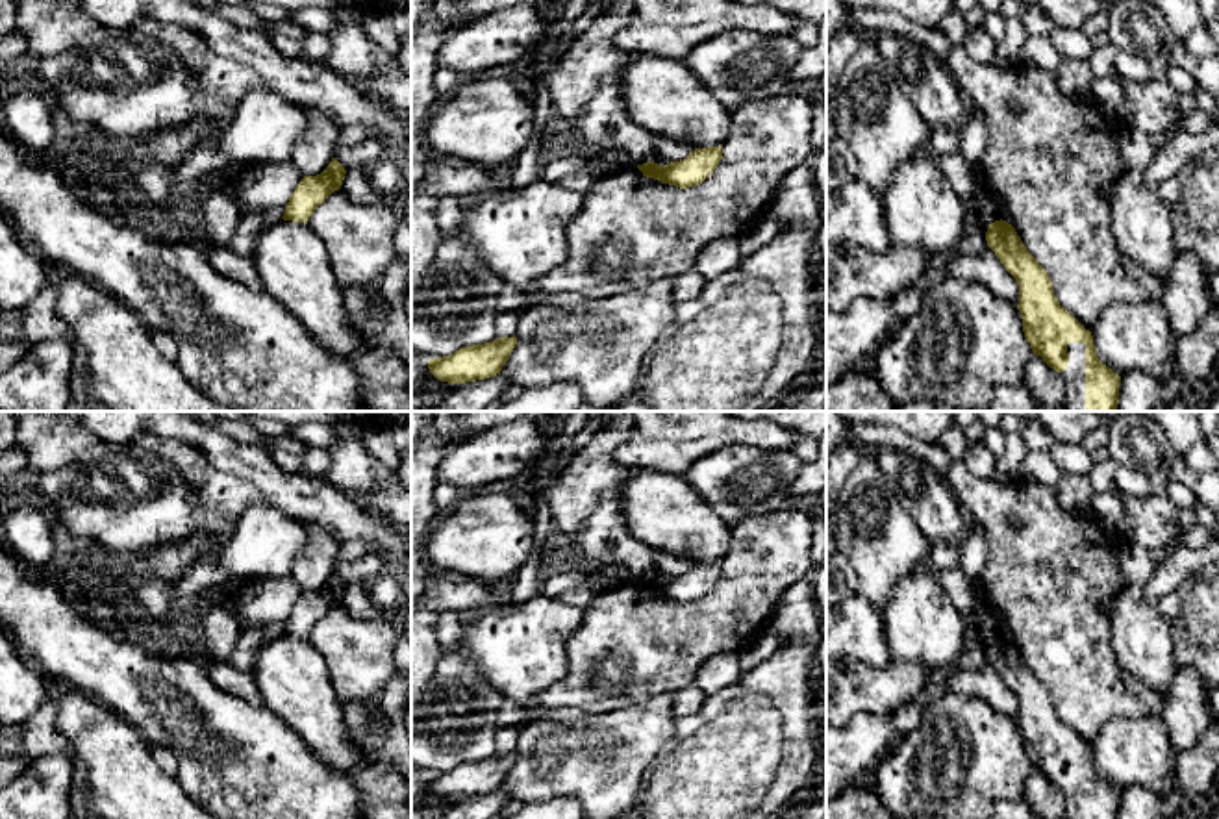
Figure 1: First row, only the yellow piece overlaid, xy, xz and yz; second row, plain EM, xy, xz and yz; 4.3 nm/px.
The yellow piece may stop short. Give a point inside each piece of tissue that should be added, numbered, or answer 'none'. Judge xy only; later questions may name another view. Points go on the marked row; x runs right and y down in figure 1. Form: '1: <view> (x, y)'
none

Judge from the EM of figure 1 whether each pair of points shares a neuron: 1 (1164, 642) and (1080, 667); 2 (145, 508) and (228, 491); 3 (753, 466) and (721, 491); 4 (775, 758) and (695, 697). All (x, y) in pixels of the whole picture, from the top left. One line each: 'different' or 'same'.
1: different
2: different
3: same
4: different

